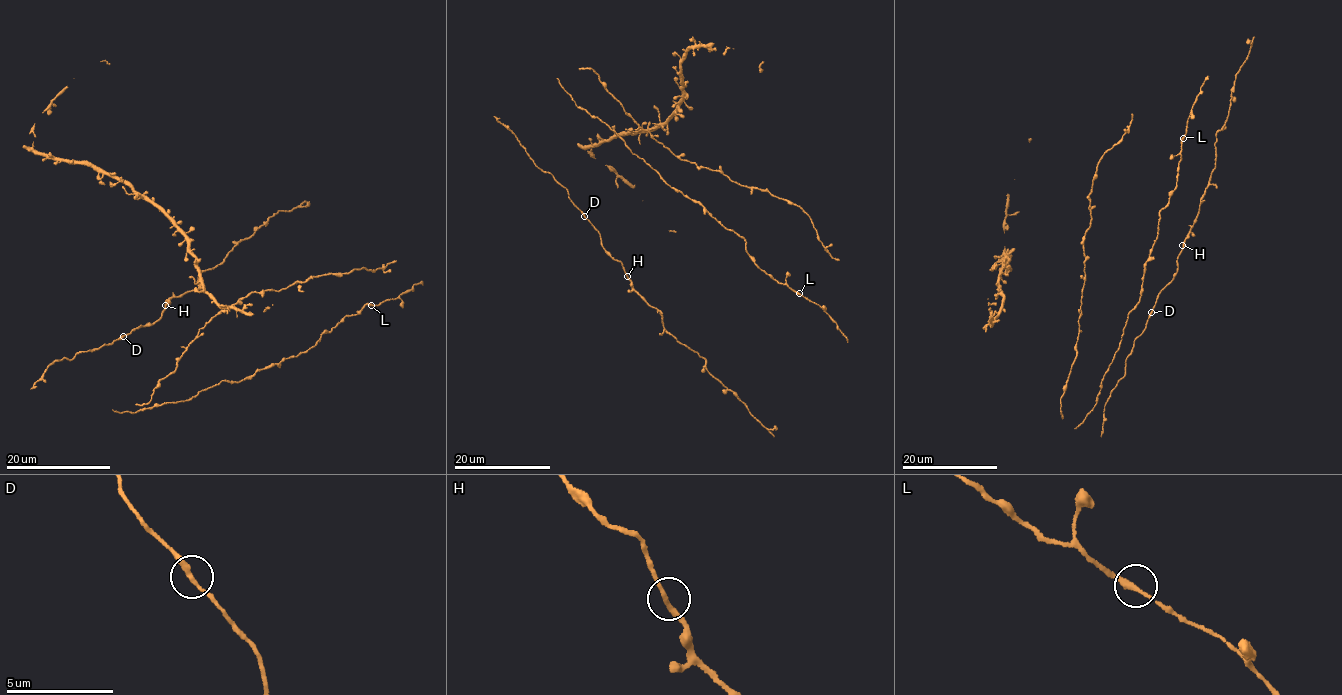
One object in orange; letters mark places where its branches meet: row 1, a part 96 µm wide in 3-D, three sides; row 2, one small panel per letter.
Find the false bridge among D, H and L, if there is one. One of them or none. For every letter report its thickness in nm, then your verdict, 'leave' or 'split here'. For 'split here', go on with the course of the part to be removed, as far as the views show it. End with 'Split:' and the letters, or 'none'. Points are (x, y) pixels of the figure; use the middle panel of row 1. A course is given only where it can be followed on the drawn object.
D: 260 nm | leave
H: 240 nm | leave
L: 260 nm | leave
Split: none

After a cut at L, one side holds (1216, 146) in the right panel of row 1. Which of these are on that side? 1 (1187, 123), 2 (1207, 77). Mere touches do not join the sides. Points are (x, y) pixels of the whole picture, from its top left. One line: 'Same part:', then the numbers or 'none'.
Same part: none

